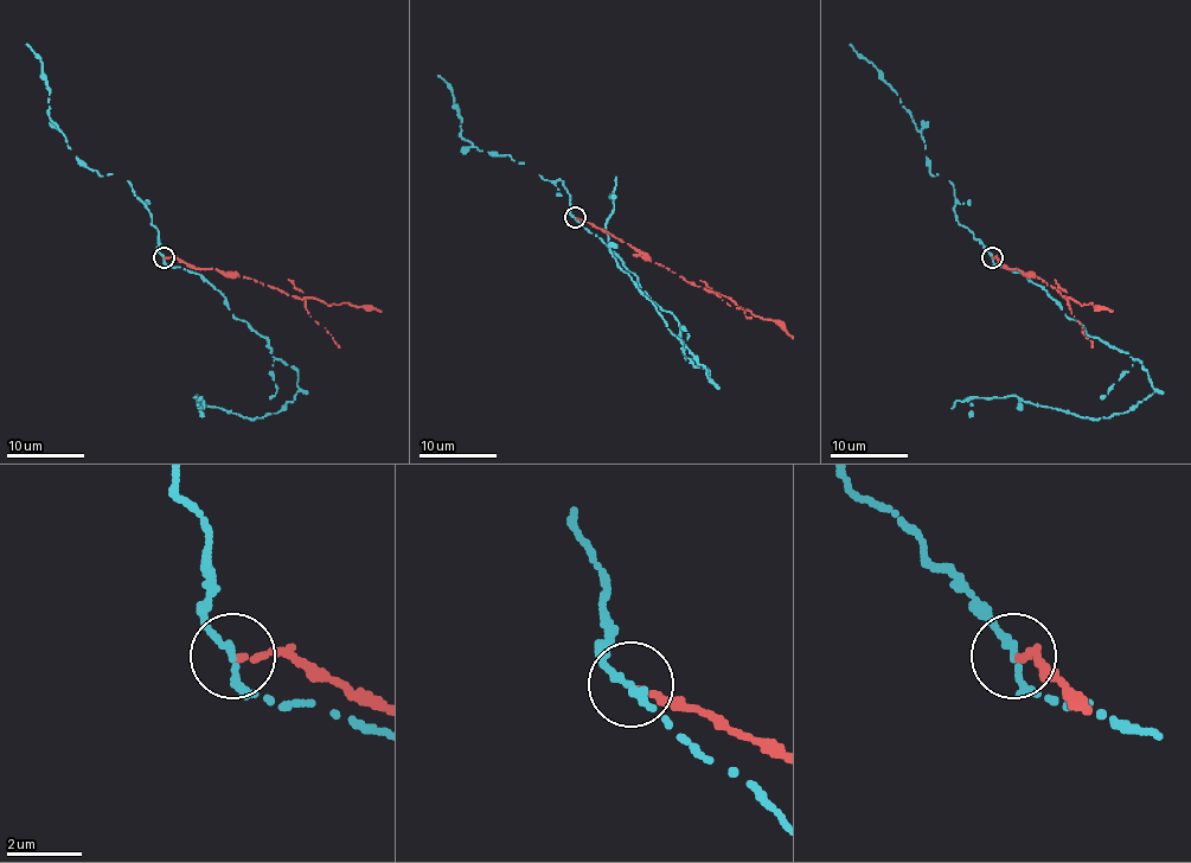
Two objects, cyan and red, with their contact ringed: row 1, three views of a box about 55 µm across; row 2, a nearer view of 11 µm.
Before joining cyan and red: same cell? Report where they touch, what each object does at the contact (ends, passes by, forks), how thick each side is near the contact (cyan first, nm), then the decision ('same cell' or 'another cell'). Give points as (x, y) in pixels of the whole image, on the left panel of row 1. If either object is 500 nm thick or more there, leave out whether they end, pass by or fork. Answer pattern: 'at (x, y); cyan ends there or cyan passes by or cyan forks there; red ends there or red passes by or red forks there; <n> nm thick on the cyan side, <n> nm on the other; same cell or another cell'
at (164, 257); cyan passes by; red ends there; 170 nm thick on the cyan side, 180 nm on the other; another cell

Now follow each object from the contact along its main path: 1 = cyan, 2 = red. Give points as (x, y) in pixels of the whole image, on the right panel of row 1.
1: (991, 257), (1026, 275), (1090, 337), (1128, 352), (1154, 389), (1107, 419), (1015, 395), (968, 397), (951, 409)
2: (993, 257), (1009, 269), (1038, 276), (1064, 298), (1113, 309)

